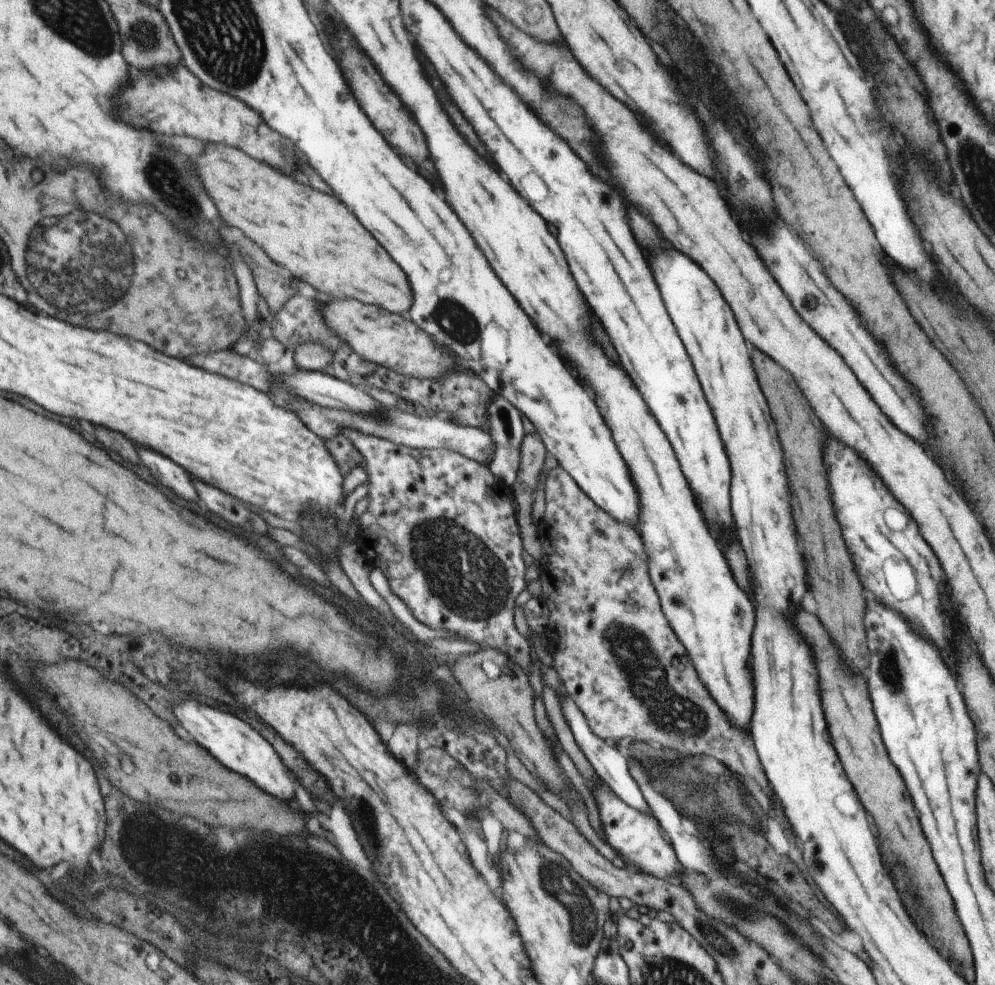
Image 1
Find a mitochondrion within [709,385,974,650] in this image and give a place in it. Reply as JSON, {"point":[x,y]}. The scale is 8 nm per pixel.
{"point":[878,576]}

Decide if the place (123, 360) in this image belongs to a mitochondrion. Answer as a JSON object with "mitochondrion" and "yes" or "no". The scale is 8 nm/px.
{"mitochondrion":"no"}

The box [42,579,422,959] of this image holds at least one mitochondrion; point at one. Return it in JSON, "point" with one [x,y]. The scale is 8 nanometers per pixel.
{"point":[368,823]}

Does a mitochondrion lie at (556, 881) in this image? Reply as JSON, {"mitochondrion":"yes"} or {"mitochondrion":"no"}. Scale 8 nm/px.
{"mitochondrion":"yes"}

